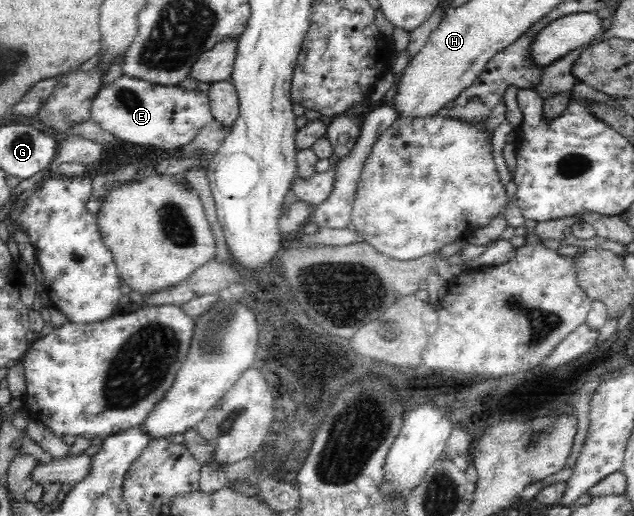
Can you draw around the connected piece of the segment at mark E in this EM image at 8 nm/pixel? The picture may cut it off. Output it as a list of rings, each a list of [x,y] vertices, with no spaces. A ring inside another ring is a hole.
[[[124,74],[95,95],[90,118],[123,142],[164,150],[178,150],[190,144],[200,128],[215,120],[206,91],[155,85]]]

